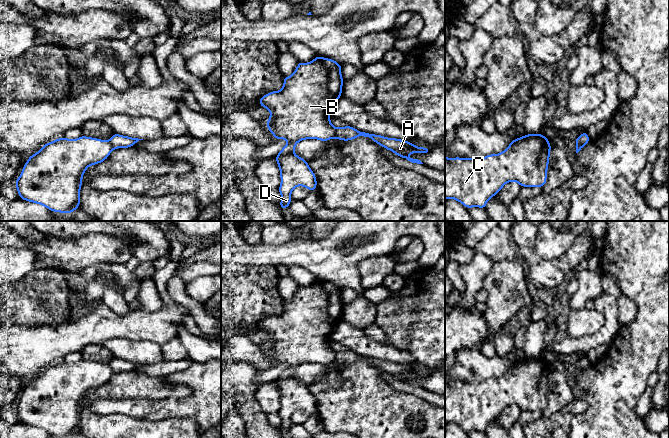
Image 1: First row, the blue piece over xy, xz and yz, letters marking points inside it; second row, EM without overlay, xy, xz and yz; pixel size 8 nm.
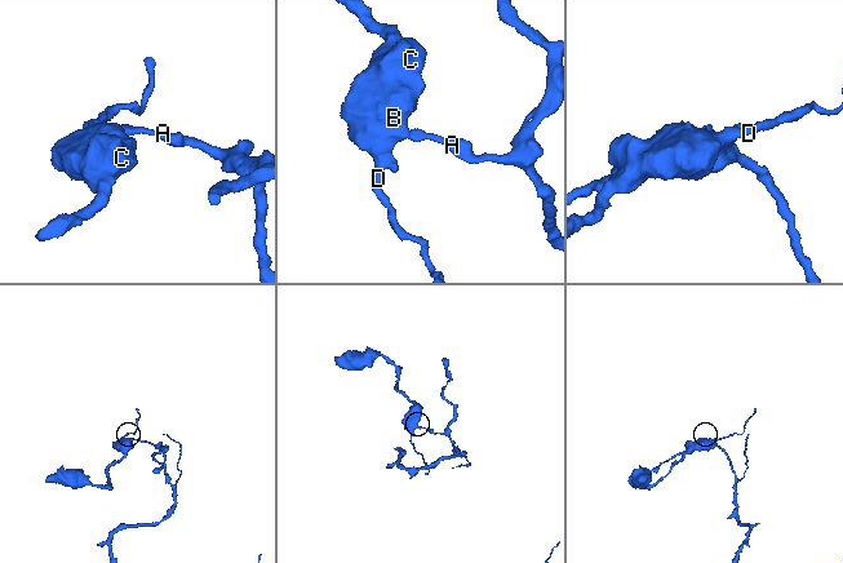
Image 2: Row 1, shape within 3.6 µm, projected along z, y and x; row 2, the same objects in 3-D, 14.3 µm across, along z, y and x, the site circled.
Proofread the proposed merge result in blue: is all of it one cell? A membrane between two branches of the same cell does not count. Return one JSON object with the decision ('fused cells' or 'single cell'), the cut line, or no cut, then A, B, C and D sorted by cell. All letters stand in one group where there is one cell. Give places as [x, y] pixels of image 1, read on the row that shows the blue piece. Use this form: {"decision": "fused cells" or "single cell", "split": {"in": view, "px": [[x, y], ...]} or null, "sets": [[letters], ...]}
{"decision": "fused cells", "split": {"in": "xz", "px": [[335, 128], [333, 137]]}, "sets": [["A"], ["B", "C", "D"]]}

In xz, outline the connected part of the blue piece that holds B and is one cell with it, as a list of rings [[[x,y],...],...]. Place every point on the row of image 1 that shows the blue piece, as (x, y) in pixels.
[[[321,56],[315,57],[309,63],[298,61],[293,74],[290,77],[283,76],[282,89],[267,93],[258,101],[258,104],[268,109],[271,114],[265,123],[275,140],[286,139],[288,141],[288,144],[275,157],[281,178],[281,184],[278,188],[281,194],[279,204],[281,211],[290,206],[291,192],[297,186],[304,186],[308,191],[317,189],[315,173],[310,169],[305,159],[294,153],[294,149],[301,140],[317,139],[326,142],[334,138],[335,127],[331,124],[329,112],[342,96],[344,81],[341,67],[342,64],[333,59]]]

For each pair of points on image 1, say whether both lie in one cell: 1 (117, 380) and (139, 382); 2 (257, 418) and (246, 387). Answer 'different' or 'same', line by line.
1: same
2: same

